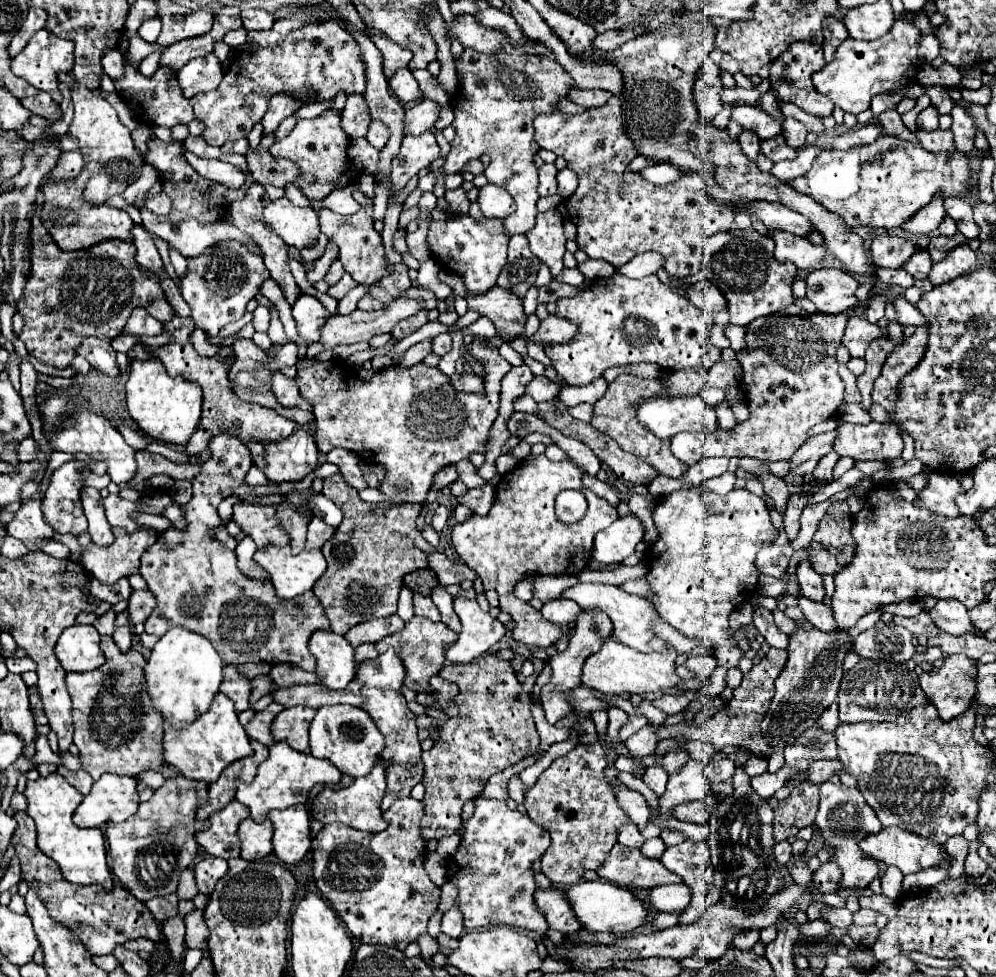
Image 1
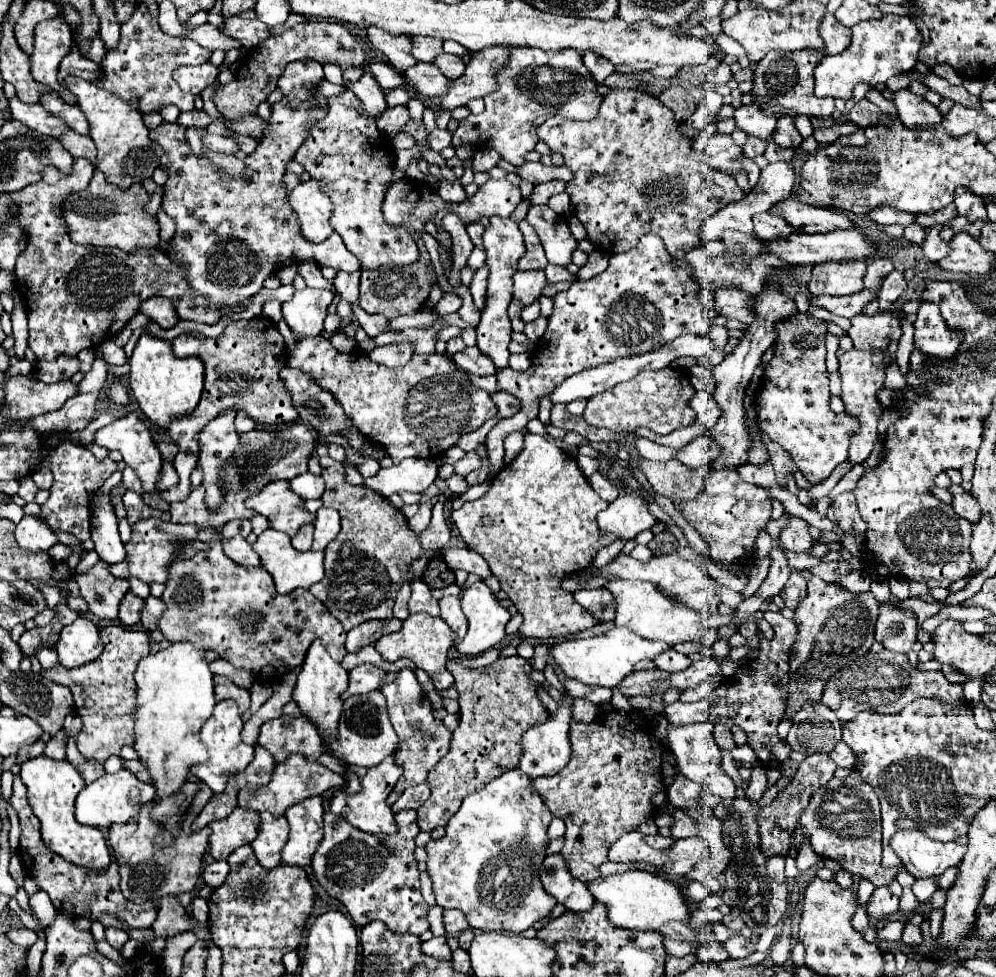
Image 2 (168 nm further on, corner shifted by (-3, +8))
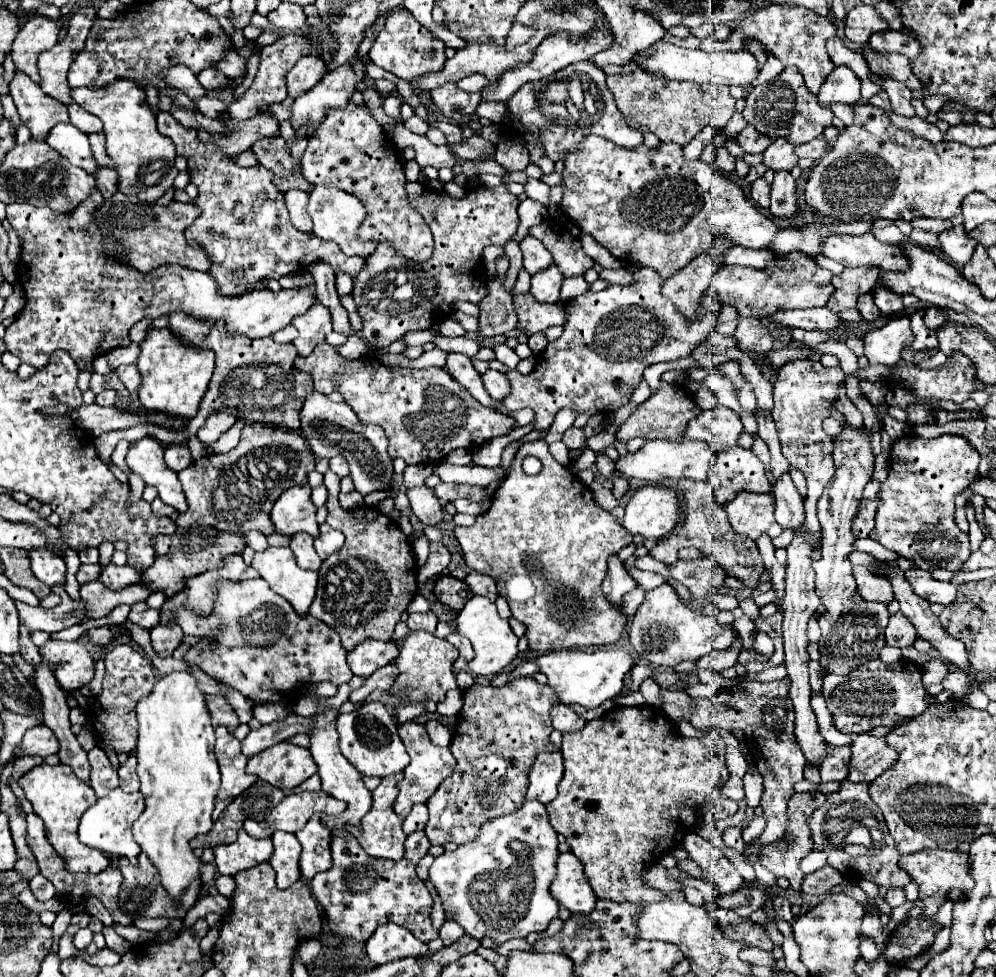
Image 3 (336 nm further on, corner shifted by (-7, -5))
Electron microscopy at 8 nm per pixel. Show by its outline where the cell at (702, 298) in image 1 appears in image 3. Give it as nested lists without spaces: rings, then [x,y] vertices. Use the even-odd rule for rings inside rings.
[[[754,316],[738,318],[738,326],[734,332],[734,338],[738,342],[740,350],[754,350],[754,352],[768,352],[772,348],[772,336],[768,326]]]

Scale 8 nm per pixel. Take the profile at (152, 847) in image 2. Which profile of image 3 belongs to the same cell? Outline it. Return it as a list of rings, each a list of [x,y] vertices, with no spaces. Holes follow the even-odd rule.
[[[144,852],[138,856],[138,864],[136,866],[130,866],[124,862],[124,858],[118,858],[118,868],[122,870],[124,874],[124,882],[122,882],[122,888],[120,888],[120,910],[132,918],[138,918],[138,916],[146,916],[146,918],[152,918],[152,916],[166,916],[166,918],[184,918],[186,912],[196,904],[200,892],[202,892],[202,880],[200,876],[184,890],[184,894],[176,900],[172,896],[168,896],[166,888],[162,886],[160,882],[160,872],[158,868],[148,860],[148,856],[144,856]]]

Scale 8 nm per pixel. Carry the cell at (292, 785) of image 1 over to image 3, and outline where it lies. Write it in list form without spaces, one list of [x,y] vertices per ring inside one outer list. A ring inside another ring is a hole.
[[[298,792],[288,794],[280,800],[280,804],[272,810],[272,814],[264,822],[244,822],[244,830],[254,838],[268,838],[274,830],[298,832],[306,826],[312,814],[340,814],[346,810],[346,804],[328,796],[326,792]]]

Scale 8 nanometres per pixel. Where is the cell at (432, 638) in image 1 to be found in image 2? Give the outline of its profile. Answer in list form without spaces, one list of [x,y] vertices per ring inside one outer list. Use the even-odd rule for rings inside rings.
[[[416,613],[416,615],[410,615],[402,623],[400,631],[384,635],[382,639],[378,639],[378,643],[374,647],[380,651],[382,659],[388,661],[388,663],[396,663],[398,659],[410,659],[416,667],[420,667],[428,673],[428,677],[434,681],[434,687],[438,691],[444,691],[454,683],[454,677],[446,669],[448,649],[452,647],[454,639],[456,639],[456,633],[440,617],[430,617],[430,615],[424,615],[424,613]]]

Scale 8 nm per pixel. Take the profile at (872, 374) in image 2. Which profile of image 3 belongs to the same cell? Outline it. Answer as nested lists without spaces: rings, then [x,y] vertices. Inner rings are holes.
[[[848,420],[842,422],[842,432],[834,438],[834,464],[836,472],[834,478],[824,488],[818,500],[818,518],[822,526],[822,548],[820,560],[812,564],[816,572],[816,594],[824,606],[824,612],[818,614],[818,624],[822,630],[820,638],[820,668],[822,674],[826,672],[852,672],[860,664],[868,660],[876,660],[884,642],[884,628],[888,626],[888,608],[884,602],[868,602],[860,596],[852,568],[848,562],[848,552],[852,552],[854,536],[850,532],[850,522],[858,512],[858,504],[862,498],[862,490],[868,484],[872,470],[874,470],[874,454],[870,450],[872,430],[866,426],[852,426]]]

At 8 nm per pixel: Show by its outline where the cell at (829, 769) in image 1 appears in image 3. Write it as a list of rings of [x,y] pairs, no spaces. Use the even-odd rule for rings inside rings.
[[[868,734],[852,736],[850,774],[852,782],[868,782],[878,778],[894,762],[896,752],[884,742],[884,738],[870,738]]]

